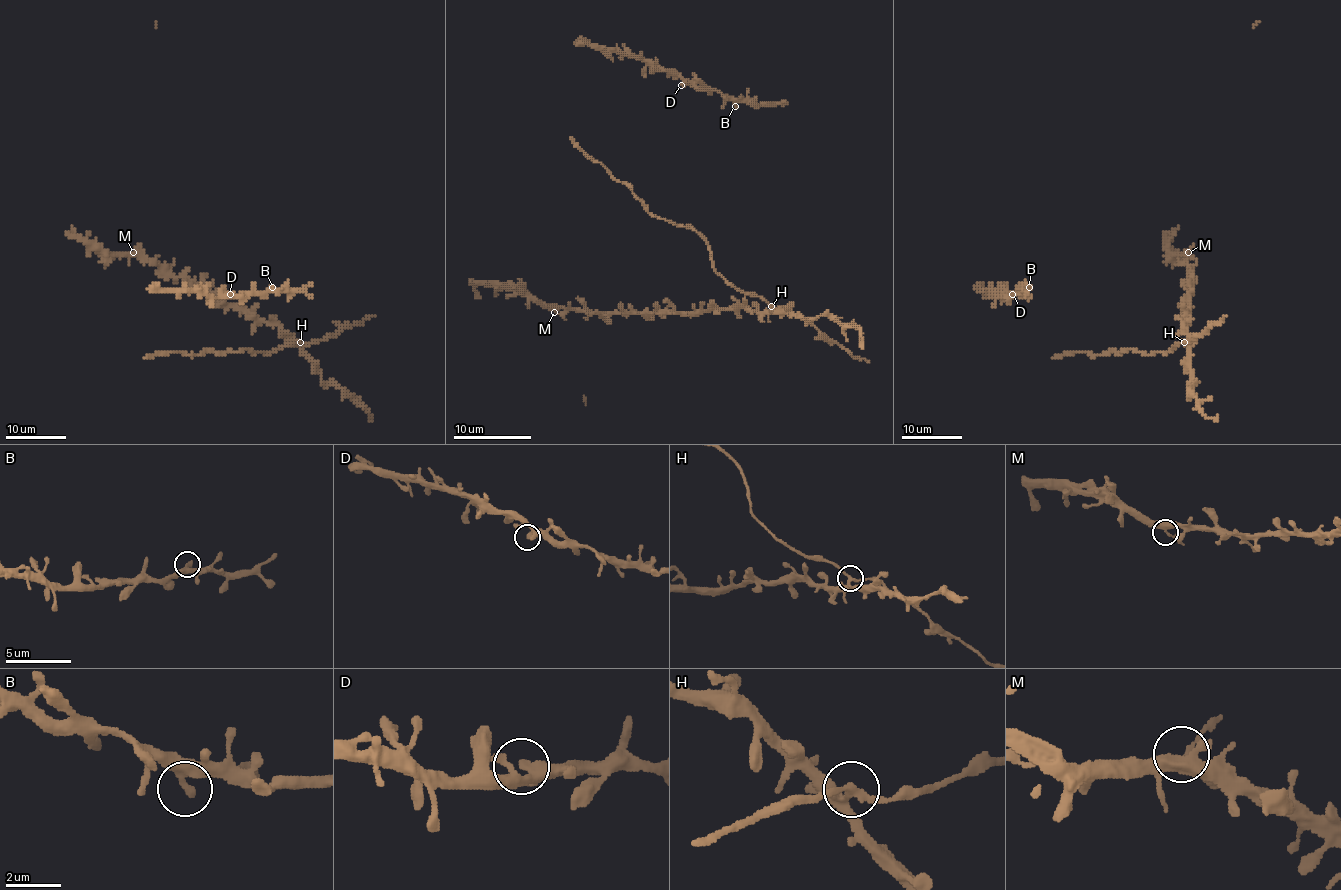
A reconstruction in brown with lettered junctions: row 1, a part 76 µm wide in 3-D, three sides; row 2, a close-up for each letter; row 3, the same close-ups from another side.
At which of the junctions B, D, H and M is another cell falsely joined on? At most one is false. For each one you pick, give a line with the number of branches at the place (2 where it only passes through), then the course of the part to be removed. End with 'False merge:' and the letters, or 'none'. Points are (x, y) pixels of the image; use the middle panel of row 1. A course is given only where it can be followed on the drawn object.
False merge: none

